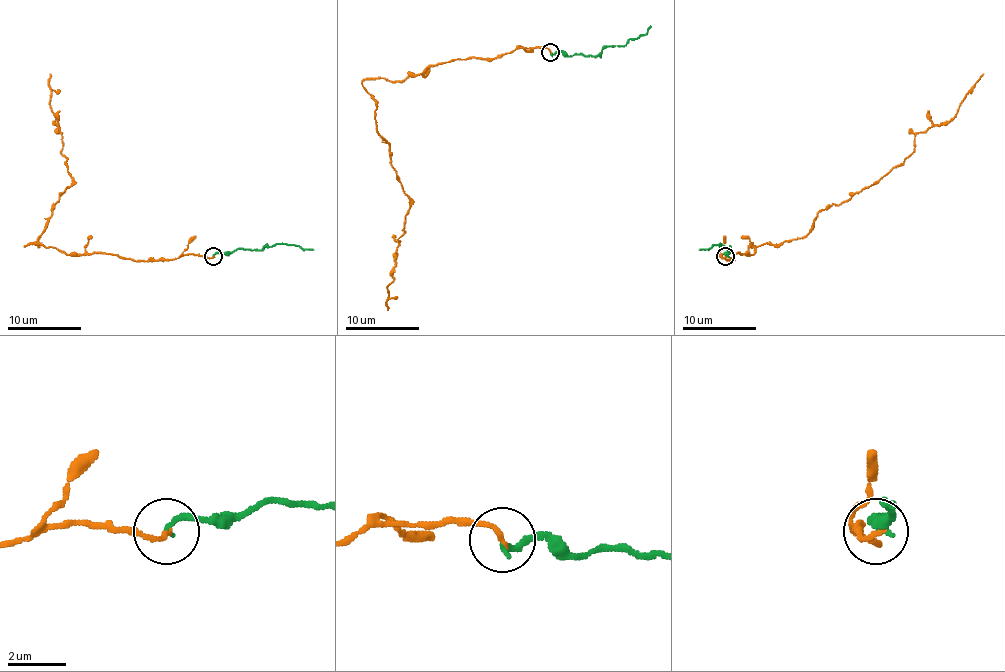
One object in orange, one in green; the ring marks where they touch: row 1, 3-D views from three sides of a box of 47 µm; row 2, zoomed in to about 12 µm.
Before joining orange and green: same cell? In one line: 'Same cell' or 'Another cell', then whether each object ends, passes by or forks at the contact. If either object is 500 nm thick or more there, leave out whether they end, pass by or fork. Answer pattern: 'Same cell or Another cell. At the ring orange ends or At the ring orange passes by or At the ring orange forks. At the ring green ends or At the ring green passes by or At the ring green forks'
Same cell. At the ring orange ends. At the ring green ends

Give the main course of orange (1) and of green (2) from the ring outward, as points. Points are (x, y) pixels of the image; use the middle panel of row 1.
1: (550, 52), (530, 47), (428, 65), (397, 82), (362, 82), (376, 104), (376, 130), (410, 203), (388, 310)
2: (550, 52), (596, 56), (607, 47), (625, 45), (642, 36), (649, 25)

